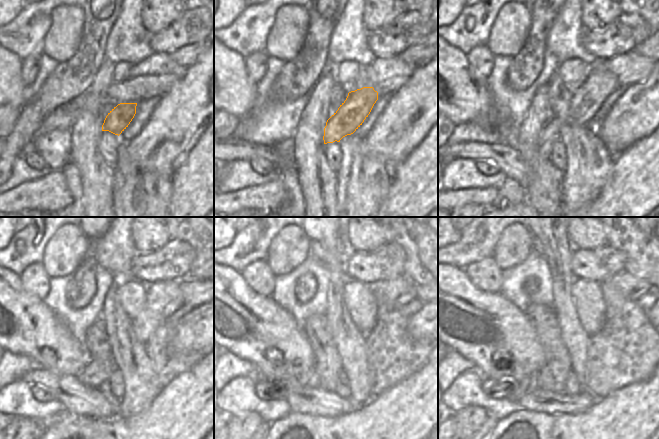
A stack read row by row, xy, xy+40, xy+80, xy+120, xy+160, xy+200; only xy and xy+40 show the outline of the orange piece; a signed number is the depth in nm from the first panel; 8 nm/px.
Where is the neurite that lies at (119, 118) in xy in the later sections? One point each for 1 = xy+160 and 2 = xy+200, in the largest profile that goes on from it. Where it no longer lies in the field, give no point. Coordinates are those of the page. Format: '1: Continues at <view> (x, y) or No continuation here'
1: Continues at xy+160 (400, 291)
2: Continues at xy+200 (623, 284)

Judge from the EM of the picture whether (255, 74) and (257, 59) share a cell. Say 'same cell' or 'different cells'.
same cell

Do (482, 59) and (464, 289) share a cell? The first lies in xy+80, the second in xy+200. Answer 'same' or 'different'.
different

